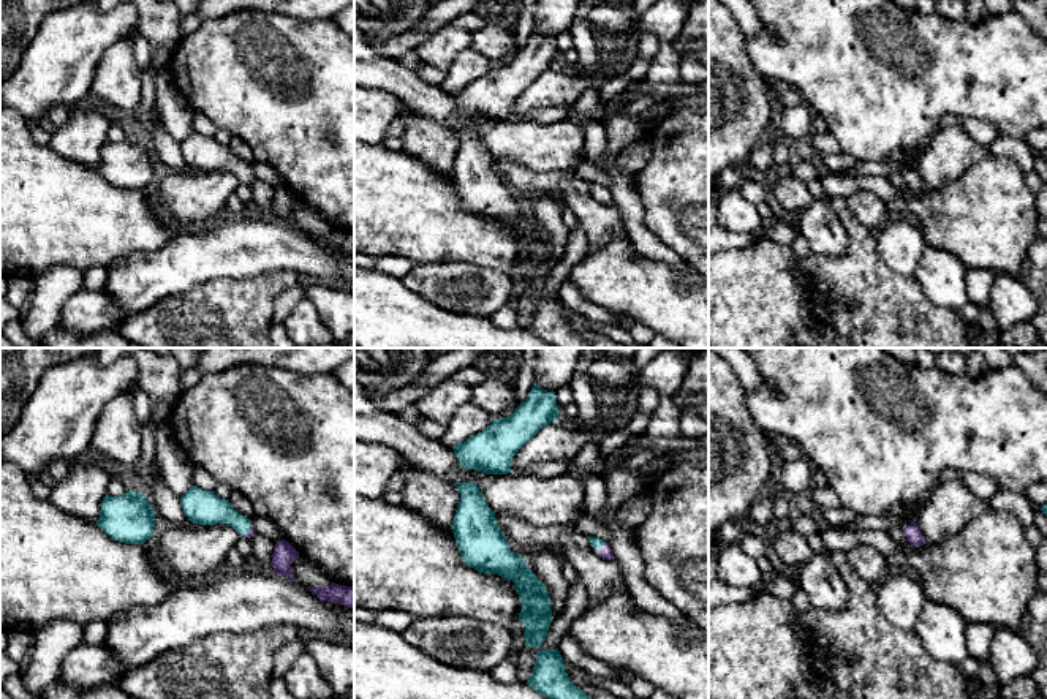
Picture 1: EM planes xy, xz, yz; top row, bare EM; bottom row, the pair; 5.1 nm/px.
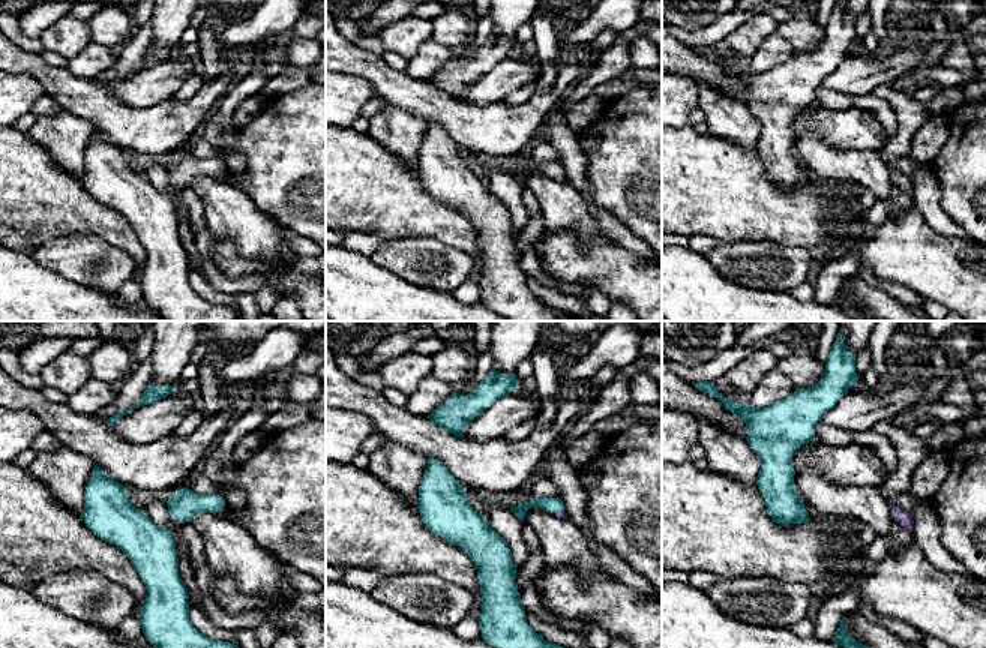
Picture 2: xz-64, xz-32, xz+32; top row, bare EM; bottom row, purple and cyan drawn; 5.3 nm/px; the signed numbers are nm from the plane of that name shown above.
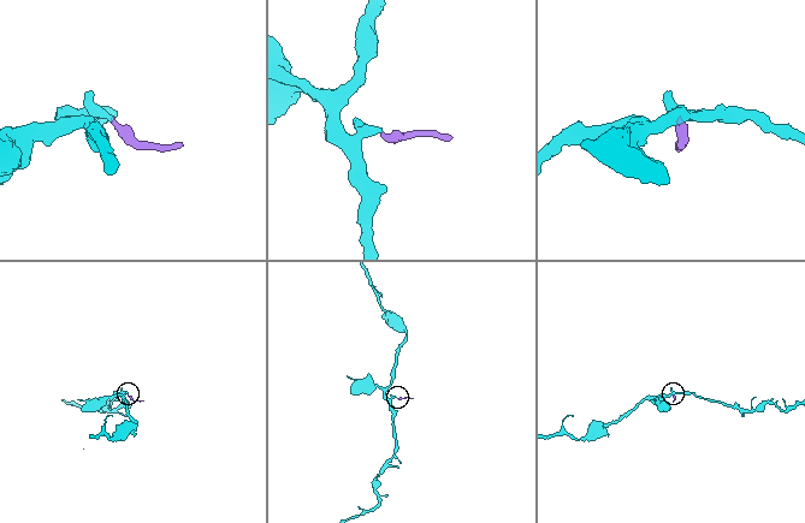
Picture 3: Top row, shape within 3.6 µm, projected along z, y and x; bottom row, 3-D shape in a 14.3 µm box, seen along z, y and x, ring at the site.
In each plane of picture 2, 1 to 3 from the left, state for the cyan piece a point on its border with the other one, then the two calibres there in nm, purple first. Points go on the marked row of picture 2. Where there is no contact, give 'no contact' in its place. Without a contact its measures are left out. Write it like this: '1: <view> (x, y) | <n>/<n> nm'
1: no contact
2: xz-32 (559, 512) | 40/80 nm
3: no contact

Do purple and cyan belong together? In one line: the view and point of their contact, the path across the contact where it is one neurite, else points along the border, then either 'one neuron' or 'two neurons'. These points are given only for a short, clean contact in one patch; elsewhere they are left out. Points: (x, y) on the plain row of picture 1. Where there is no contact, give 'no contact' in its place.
xz (603, 192) | across xz (604, 196), (603, 192), (595, 188) | one neuron

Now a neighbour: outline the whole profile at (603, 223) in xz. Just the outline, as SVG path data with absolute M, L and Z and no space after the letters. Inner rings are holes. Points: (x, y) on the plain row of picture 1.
M501 161L497 169L506 183L519 190L524 202L533 196L560 201L587 231L590 248L603 248L618 239L631 245L617 207L603 204L590 191L590 182L580 179L574 168L538 172L514 161Z

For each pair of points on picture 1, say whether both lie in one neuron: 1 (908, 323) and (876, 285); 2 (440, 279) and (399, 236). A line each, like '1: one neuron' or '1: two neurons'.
1: one neuron
2: two neurons

